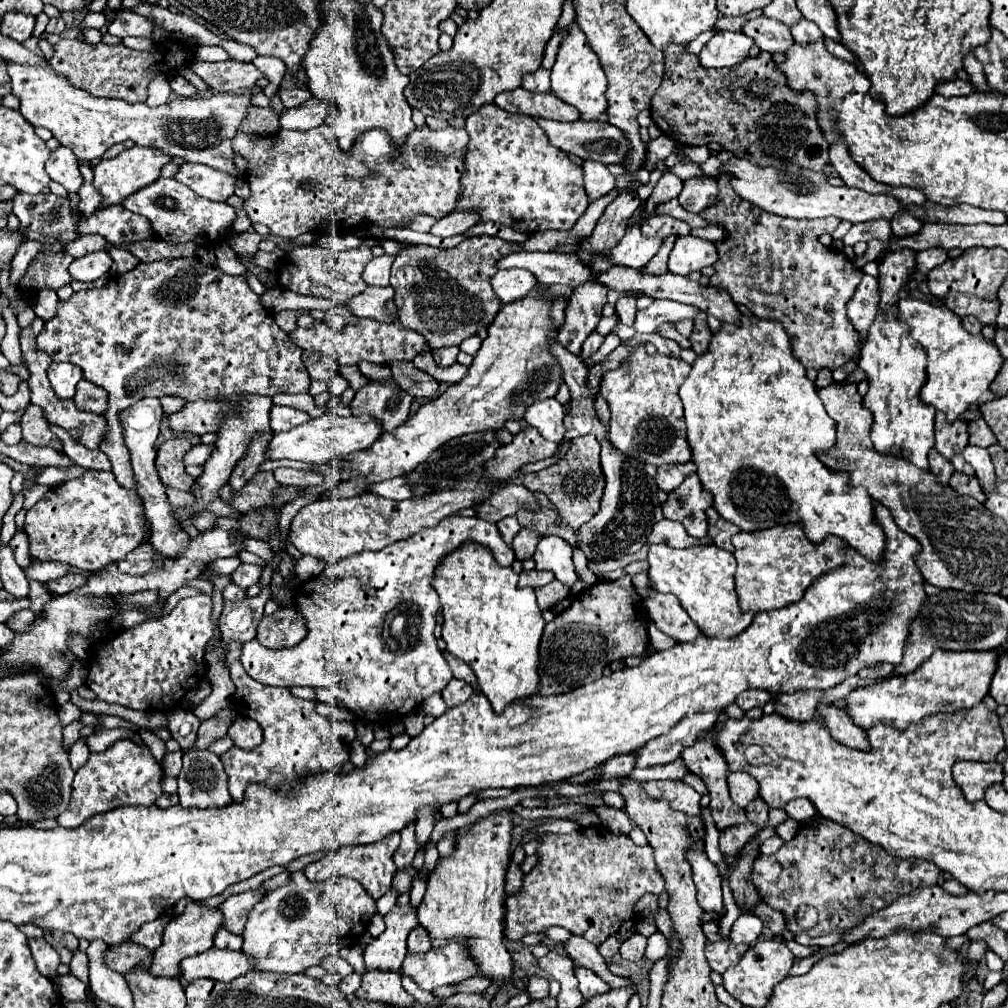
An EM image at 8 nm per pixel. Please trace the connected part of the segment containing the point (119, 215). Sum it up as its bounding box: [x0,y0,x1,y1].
[80,206,152,244]

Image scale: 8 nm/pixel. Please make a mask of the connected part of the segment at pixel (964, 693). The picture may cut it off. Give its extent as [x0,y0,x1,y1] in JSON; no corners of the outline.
[848,650,998,728]

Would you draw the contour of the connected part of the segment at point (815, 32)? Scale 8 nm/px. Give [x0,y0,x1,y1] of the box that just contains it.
[790,18,822,44]

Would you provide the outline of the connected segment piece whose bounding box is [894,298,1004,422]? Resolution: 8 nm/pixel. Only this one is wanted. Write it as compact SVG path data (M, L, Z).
M906 298L896 304L894 312L900 314L900 318L912 328L914 340L920 342L928 352L928 380L920 394L926 404L942 410L948 416L948 422L954 422L970 408L980 408L982 404L998 398L992 392L990 384L996 380L1004 358L1000 356L994 340L986 340L982 334L968 334L960 324L960 316L956 316L946 306L934 306L914 298Z

